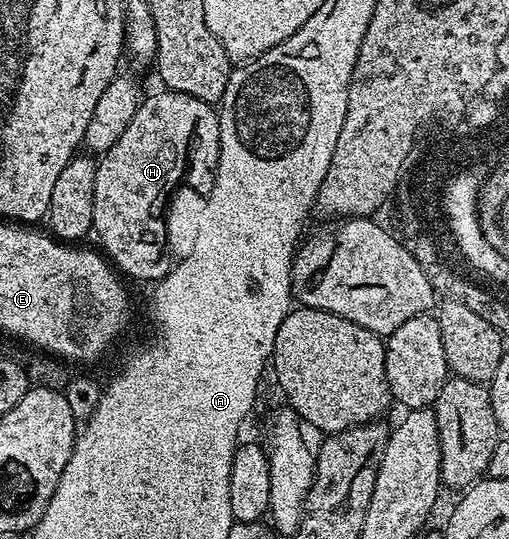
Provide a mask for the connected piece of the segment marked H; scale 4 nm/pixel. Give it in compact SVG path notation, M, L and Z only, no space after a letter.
M170 90L158 91L140 103L125 134L121 134L121 138L113 142L109 151L98 157L95 165L91 223L94 235L99 235L98 247L105 253L106 259L124 277L132 276L135 280L151 280L150 282L162 280L169 271L169 264L163 261L163 252L168 251L167 205L175 189L180 187L182 180L179 179L182 178L183 171L187 168L186 187L206 198L217 182L217 166L221 154L218 111L197 98L189 98L189 94Z

